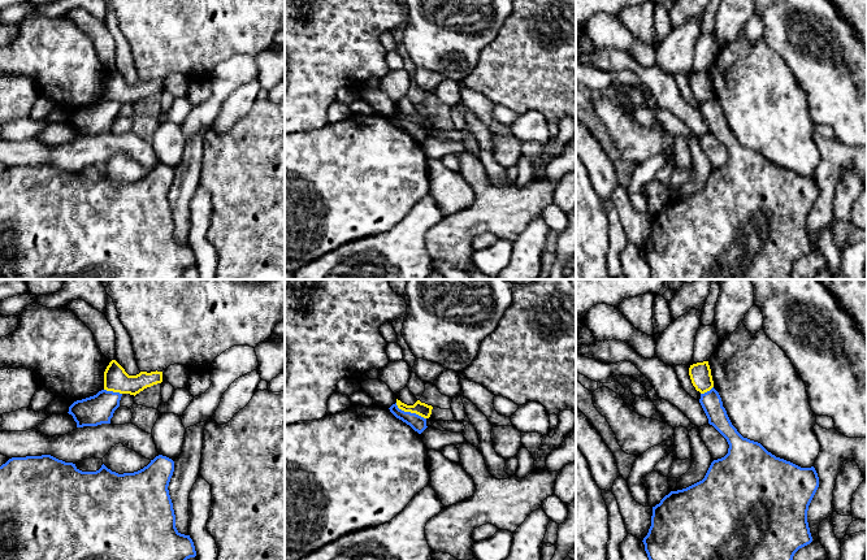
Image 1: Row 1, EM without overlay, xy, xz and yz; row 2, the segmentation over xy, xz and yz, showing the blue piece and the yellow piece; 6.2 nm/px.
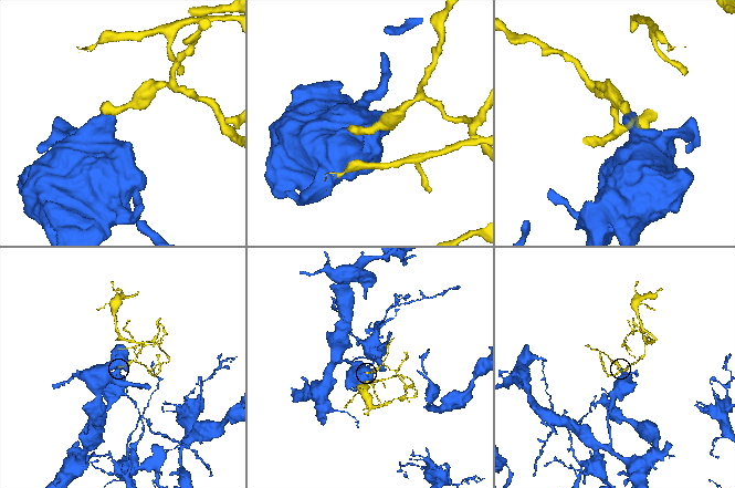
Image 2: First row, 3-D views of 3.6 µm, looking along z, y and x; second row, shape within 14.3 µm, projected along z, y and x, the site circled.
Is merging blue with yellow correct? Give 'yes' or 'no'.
no

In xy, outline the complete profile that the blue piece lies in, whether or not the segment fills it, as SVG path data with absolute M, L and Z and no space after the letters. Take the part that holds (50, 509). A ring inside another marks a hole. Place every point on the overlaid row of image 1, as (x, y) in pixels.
M51 455L12 457L0 466L0 560L187 560L196 556L195 546L190 535L181 534L175 528L175 515L169 495L169 482L174 472L174 461L166 456L159 455L143 469L134 473L118 474L108 469L104 464L96 472L82 472L75 464L65 463Z

